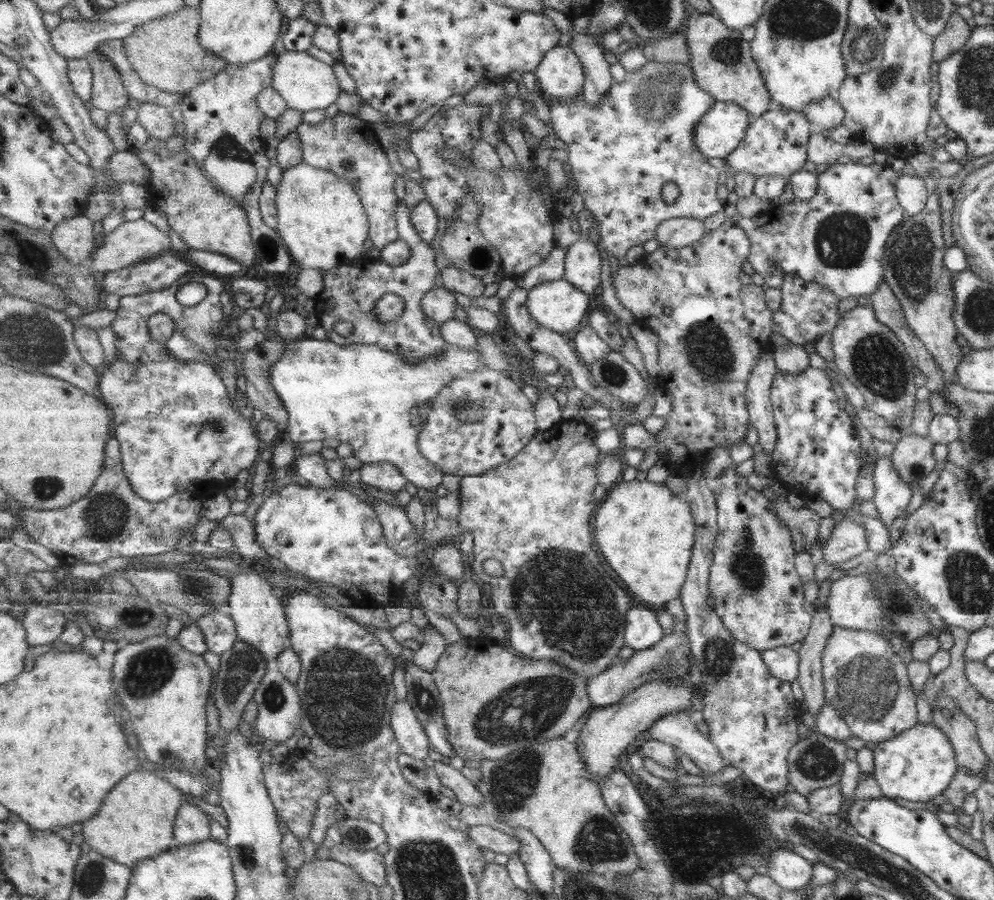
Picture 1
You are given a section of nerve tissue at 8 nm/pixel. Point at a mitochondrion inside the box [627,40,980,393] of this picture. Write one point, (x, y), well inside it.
(911, 259)

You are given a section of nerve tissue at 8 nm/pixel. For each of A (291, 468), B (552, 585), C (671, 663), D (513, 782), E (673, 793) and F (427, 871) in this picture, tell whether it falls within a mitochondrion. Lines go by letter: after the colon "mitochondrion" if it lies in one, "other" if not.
A: other
B: mitochondrion
C: mitochondrion
D: mitochondrion
E: mitochondrion
F: mitochondrion

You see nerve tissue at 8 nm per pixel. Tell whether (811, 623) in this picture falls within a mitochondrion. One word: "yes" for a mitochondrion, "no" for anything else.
no

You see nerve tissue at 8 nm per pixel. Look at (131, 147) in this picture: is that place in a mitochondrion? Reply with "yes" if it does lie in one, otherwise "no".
no

